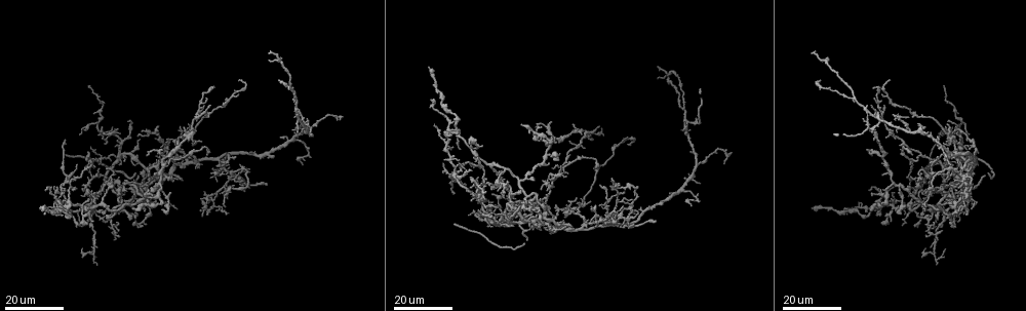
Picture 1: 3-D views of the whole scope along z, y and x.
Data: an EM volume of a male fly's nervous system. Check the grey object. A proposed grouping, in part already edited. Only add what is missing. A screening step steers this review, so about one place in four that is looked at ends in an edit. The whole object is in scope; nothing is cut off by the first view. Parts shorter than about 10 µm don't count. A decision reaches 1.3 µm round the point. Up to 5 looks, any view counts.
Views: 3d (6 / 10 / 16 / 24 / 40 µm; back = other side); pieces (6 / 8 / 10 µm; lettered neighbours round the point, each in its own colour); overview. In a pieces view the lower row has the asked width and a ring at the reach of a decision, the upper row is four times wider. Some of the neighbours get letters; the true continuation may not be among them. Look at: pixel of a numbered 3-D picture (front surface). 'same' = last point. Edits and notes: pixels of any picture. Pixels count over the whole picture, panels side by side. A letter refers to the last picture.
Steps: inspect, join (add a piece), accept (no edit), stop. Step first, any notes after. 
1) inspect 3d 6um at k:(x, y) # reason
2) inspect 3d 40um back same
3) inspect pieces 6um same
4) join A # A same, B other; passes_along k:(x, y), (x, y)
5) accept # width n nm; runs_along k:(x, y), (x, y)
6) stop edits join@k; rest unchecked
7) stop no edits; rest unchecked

inspect 3d 16um at 1:(267, 53) # an open end

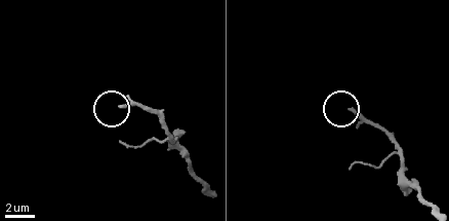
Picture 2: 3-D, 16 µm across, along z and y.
inspect pieces 6um at 2:(348, 108) # what lies round it

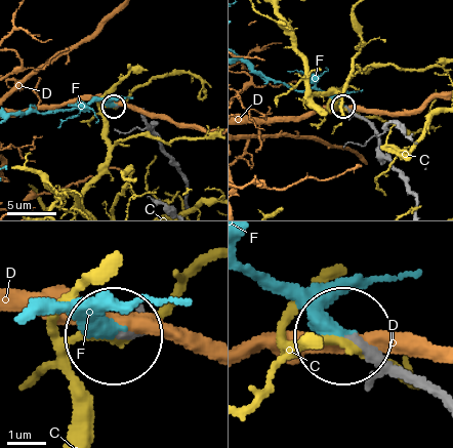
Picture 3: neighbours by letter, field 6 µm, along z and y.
join F # C other, D other, F same; passes_along 3:(437, 399), (290, 294), (251, 278); it goes on there

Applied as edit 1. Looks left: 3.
inspect overview

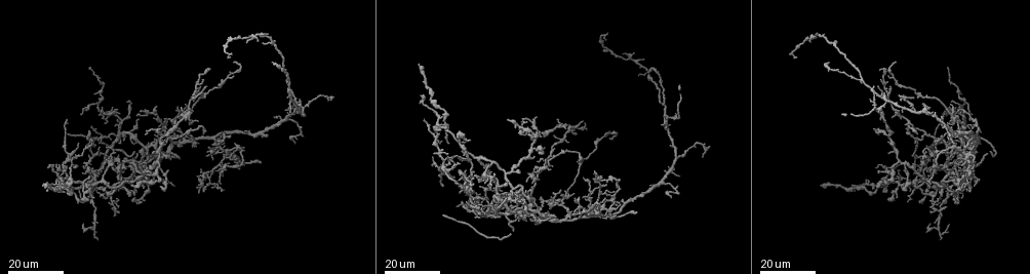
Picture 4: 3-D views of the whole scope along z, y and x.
inspect 3d 16um at 4:(98, 151) # branch stops here

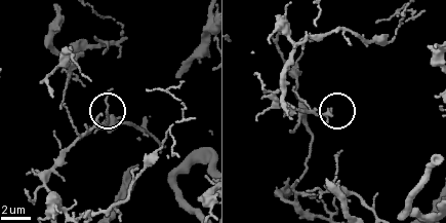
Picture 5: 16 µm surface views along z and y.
inspect pieces 10um at 5:(332, 111)

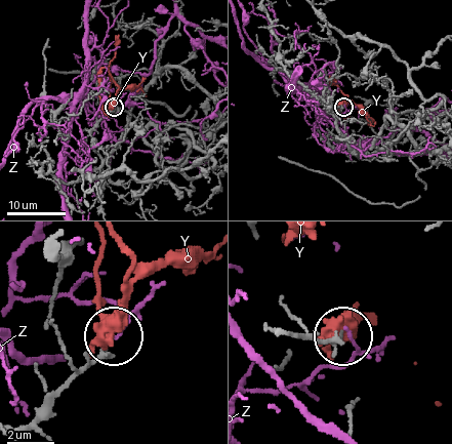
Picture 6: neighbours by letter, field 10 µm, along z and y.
accept # width 140 nm; Y other, Z other; no lettered piece goes on from it

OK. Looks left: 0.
stop edits join@3; rest unchecked

